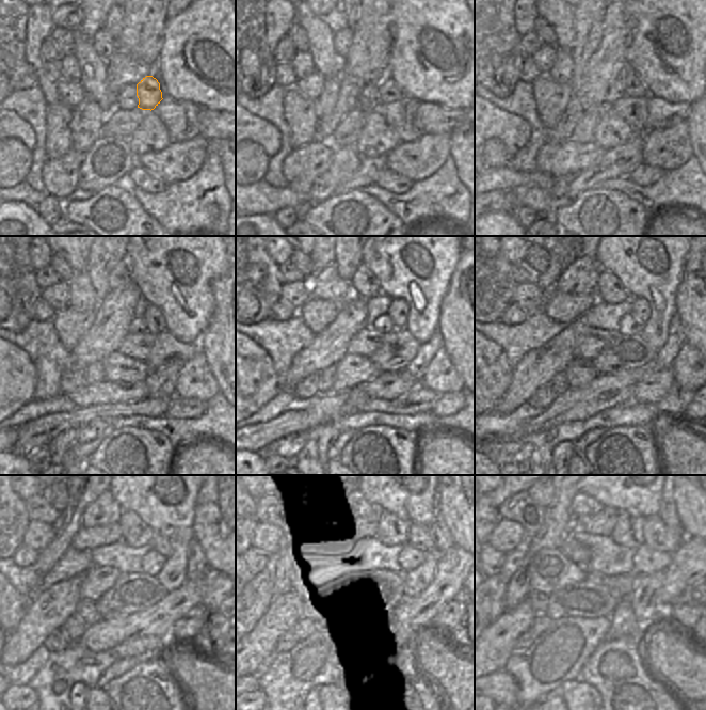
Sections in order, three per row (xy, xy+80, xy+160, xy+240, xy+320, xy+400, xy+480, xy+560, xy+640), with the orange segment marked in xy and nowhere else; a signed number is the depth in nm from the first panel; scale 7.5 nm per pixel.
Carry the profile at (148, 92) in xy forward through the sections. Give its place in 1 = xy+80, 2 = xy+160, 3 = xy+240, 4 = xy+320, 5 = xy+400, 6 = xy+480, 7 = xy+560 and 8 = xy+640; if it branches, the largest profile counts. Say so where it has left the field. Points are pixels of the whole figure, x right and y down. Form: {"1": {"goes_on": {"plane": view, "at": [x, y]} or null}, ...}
{"1": {"goes_on": {"plane": "xy+80", "at": [388, 90]}}, "2": {"goes_on": {"plane": "xy+160", "at": [632, 87]}}, "3": {"goes_on": {"plane": "xy+240", "at": [156, 324]}}, "4": {"goes_on": {"plane": "xy+320", "at": [398, 311]}}, "5": {"goes_on": {"plane": "xy+400", "at": [640, 311]}}, "6": {"goes_on": {"plane": "xy+480", "at": [161, 545]}}, "7": {"goes_on": {"plane": "xy+560", "at": [416, 535]}}, "8": {"goes_on": {"plane": "xy+640", "at": [657, 535]}}}

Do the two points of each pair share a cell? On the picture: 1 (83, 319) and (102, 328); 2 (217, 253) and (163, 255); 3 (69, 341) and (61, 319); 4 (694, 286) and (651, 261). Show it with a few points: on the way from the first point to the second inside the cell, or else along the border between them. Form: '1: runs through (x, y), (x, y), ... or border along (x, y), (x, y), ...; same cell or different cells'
1: border along (96, 311), (94, 321), (77, 343); different cells
2: runs through (203, 253), (192, 253), (186, 248), (176, 247); same cell
3: runs through (69, 335), (69, 328), (66, 325); same cell
4: border along (687, 254), (675, 303); different cells

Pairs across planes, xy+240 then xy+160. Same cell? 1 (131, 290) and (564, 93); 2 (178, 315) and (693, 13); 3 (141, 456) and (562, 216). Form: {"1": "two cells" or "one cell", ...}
{"1": "two cells", "2": "one cell", "3": "one cell"}

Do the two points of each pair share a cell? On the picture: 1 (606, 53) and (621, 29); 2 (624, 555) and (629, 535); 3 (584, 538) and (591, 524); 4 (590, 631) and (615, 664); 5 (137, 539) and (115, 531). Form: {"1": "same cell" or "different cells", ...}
{"1": "same cell", "2": "different cells", "3": "different cells", "4": "different cells", "5": "different cells"}

